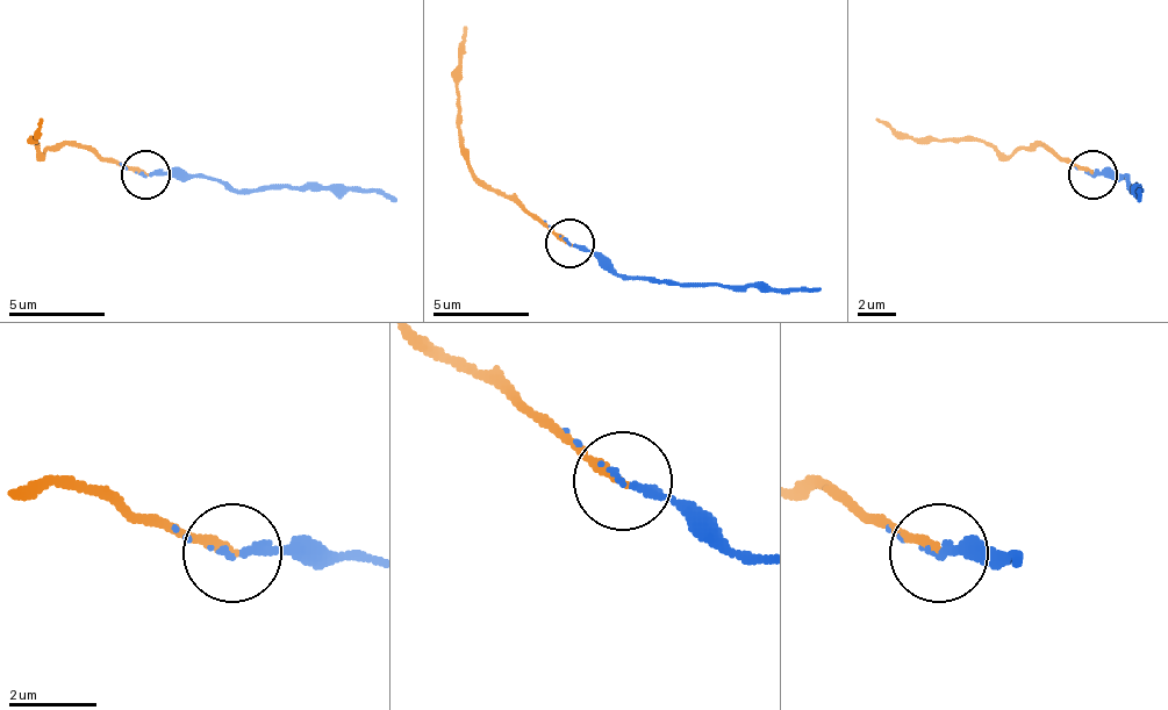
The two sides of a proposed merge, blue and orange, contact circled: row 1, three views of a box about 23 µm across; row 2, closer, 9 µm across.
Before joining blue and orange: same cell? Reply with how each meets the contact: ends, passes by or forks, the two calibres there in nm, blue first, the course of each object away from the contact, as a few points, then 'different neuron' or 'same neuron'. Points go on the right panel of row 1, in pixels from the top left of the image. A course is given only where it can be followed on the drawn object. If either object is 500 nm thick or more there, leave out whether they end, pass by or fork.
blue passes by; orange ends there; 130 nm thick on the blue side, 240 nm on the other; blue runs (1094, 173), (1123, 173), (1132, 187), (1137, 187), (1137, 202); orange runs (1094, 173), (1046, 144), (1007, 153), (979, 140), (916, 140), (878, 120); same neuron

